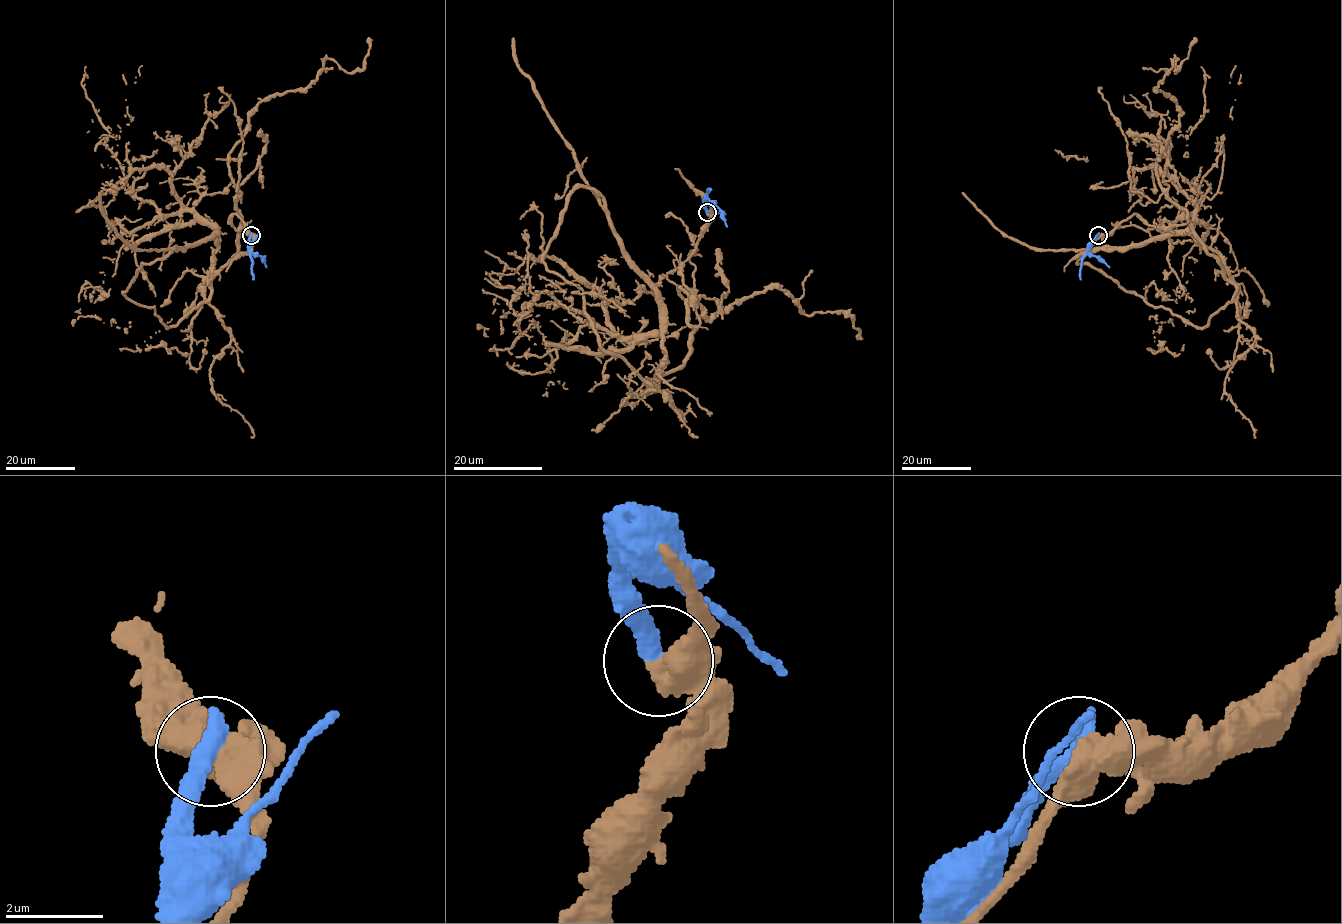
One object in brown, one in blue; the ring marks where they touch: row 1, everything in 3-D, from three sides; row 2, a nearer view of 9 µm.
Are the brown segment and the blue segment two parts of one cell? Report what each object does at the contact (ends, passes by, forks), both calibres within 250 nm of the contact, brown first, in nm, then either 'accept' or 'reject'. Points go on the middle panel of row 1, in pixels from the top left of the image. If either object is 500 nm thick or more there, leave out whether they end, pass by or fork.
calibres 550 and 500 nm; reject

